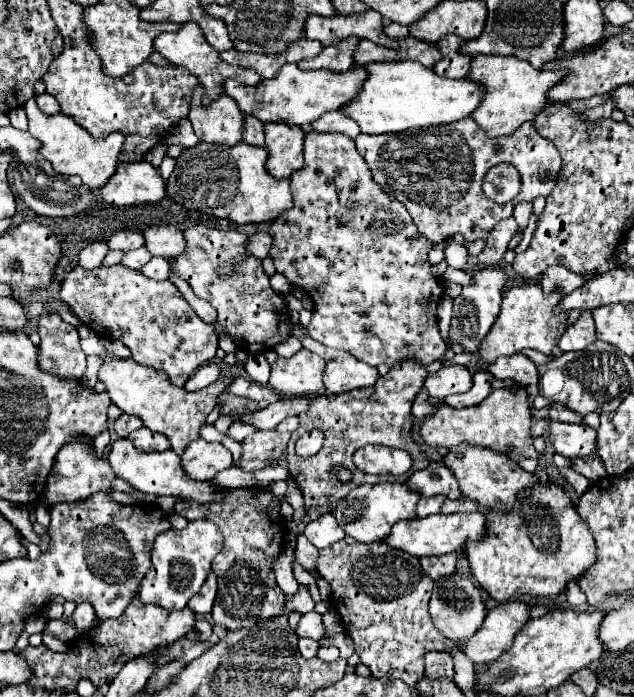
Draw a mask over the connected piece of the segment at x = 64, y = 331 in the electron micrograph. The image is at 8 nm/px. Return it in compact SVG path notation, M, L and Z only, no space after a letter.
M44 314L38 320L38 334L40 334L40 346L38 346L38 368L42 372L48 372L58 378L66 380L80 380L86 370L86 354L80 350L80 336L78 330L70 324L62 322L56 314Z

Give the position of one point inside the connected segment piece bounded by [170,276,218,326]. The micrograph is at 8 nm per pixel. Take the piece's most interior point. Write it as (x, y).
(208, 313)

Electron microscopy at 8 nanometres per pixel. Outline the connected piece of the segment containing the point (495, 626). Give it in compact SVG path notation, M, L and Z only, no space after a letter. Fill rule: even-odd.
M506 602L486 612L484 624L468 640L452 640L454 646L472 660L472 664L484 664L496 660L506 648L510 648L518 628L528 620L528 606L522 602Z

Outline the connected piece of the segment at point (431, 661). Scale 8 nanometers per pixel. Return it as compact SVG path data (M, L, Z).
M428 652L424 658L424 676L430 676L430 680L436 678L452 678L454 666L452 656L446 652Z

